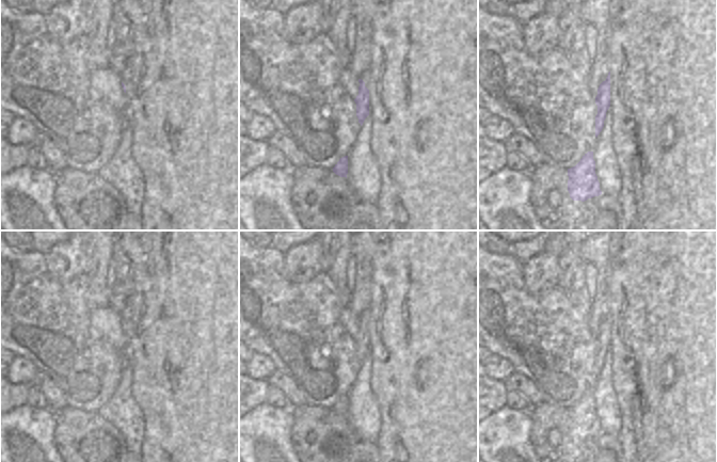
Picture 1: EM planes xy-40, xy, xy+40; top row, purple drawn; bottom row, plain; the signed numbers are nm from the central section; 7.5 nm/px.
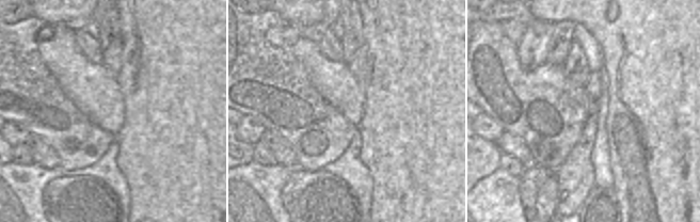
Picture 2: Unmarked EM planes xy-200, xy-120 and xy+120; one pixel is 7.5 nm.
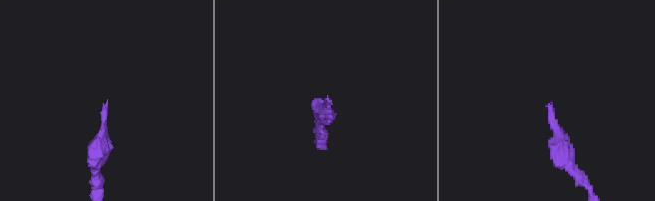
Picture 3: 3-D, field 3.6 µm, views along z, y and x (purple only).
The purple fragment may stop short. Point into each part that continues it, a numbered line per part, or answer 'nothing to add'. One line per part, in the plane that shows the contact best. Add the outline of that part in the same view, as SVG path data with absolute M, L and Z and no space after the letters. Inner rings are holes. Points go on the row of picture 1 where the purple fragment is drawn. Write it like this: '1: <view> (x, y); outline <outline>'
1: xy-40 (127, 77); outline M129 58L126 67L122 74L122 81L126 86L126 97L128 99L128 103L132 97L132 91L134 89L134 76L132 74L132 58Z

